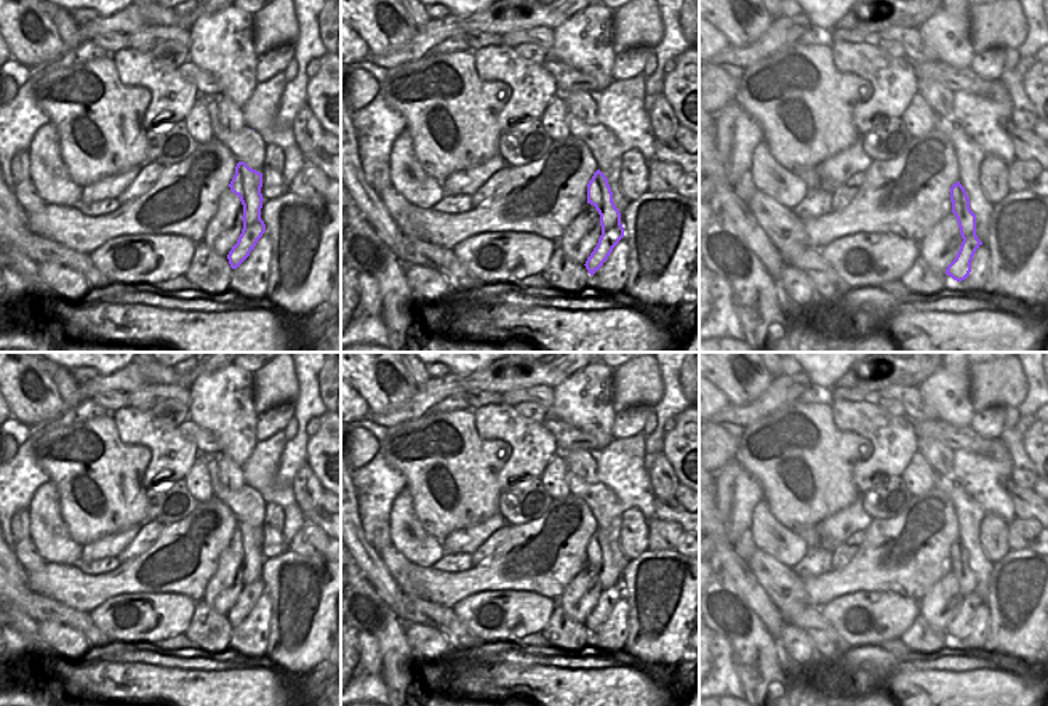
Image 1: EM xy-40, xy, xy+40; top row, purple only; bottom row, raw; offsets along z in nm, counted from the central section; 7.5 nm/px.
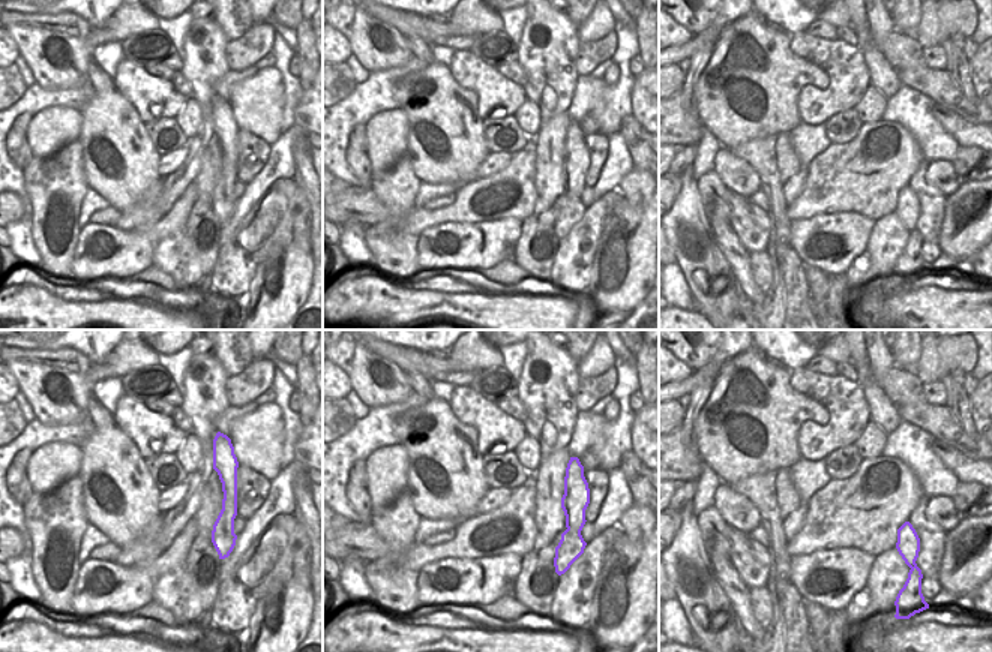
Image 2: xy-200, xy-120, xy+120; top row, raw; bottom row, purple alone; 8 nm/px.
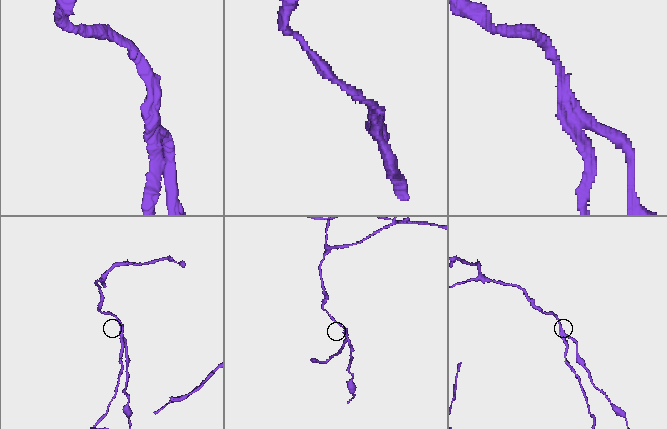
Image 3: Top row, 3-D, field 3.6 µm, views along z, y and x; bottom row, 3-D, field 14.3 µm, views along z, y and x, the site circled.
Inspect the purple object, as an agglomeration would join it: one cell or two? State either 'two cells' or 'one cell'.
two cells

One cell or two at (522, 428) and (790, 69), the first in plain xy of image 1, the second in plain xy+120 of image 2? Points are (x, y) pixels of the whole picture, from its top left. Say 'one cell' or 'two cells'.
two cells

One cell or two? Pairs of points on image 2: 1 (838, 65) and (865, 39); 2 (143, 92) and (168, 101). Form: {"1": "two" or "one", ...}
{"1": "two", "2": "one"}

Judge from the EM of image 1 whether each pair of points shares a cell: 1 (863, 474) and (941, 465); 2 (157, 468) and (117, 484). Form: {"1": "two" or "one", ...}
{"1": "two", "2": "two"}

